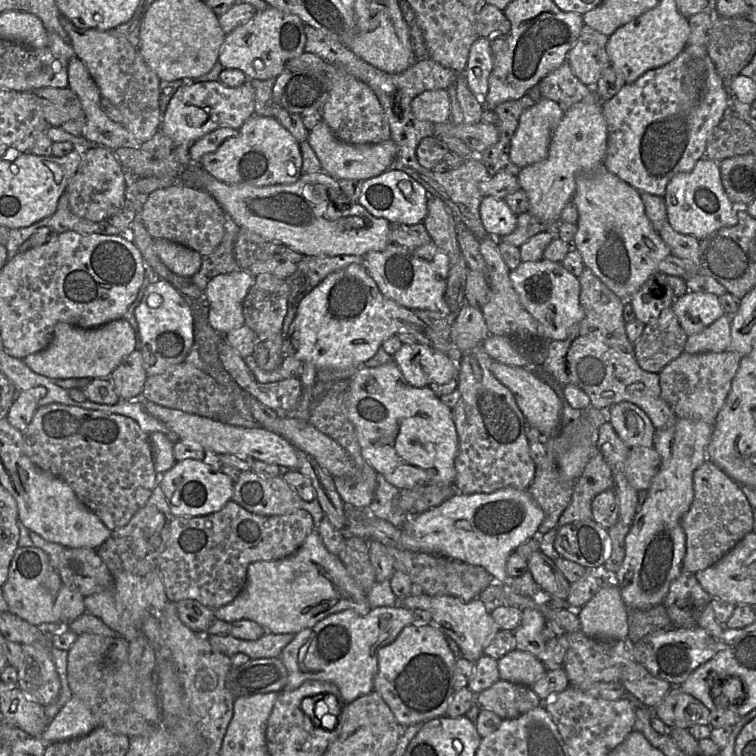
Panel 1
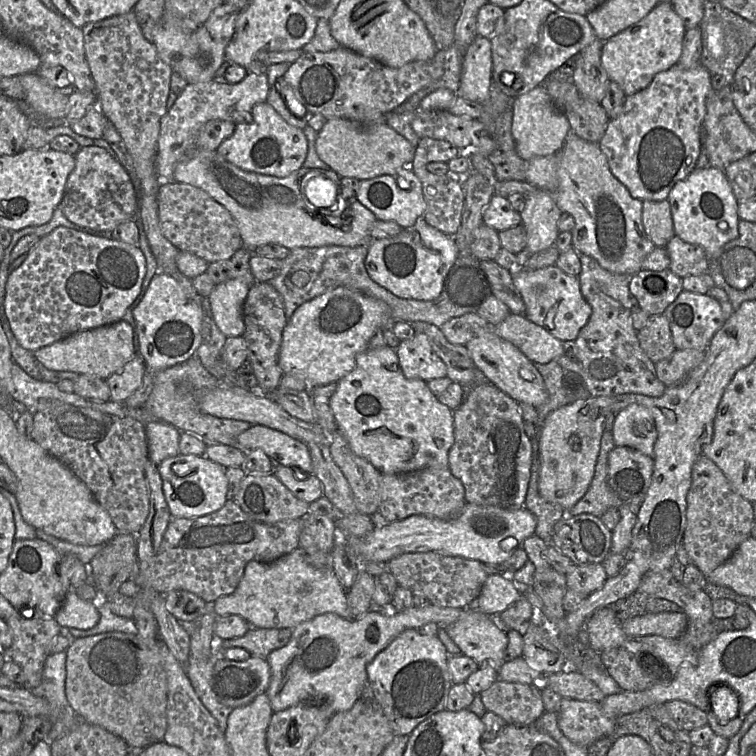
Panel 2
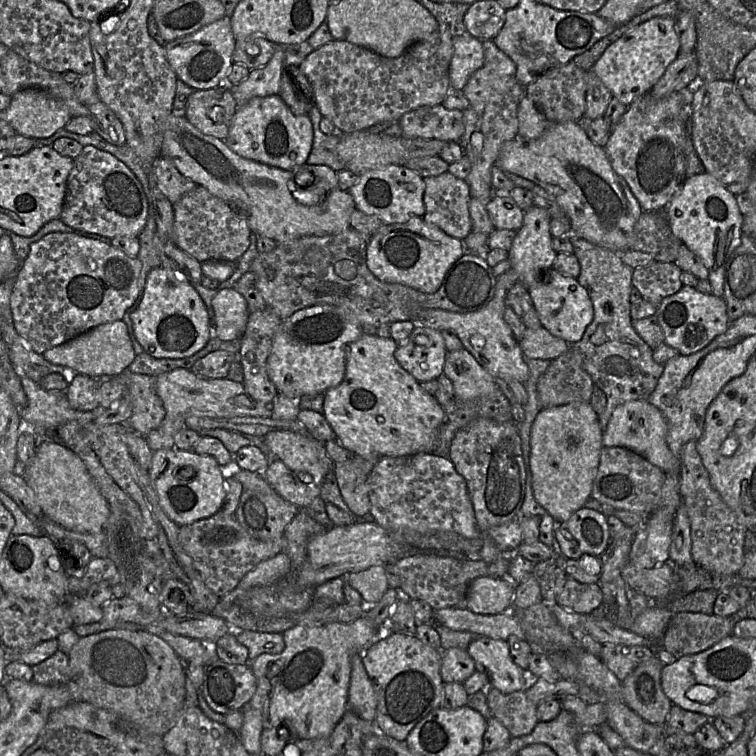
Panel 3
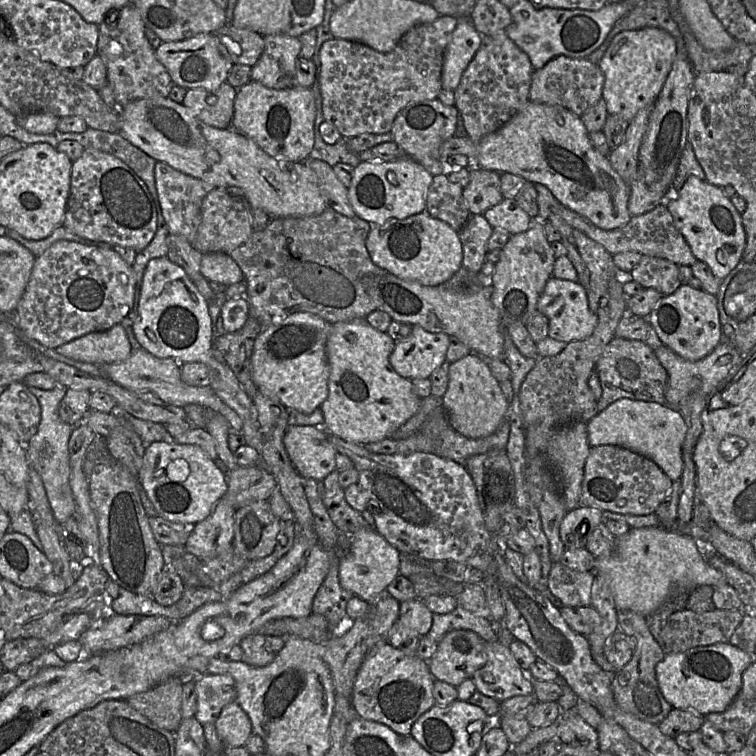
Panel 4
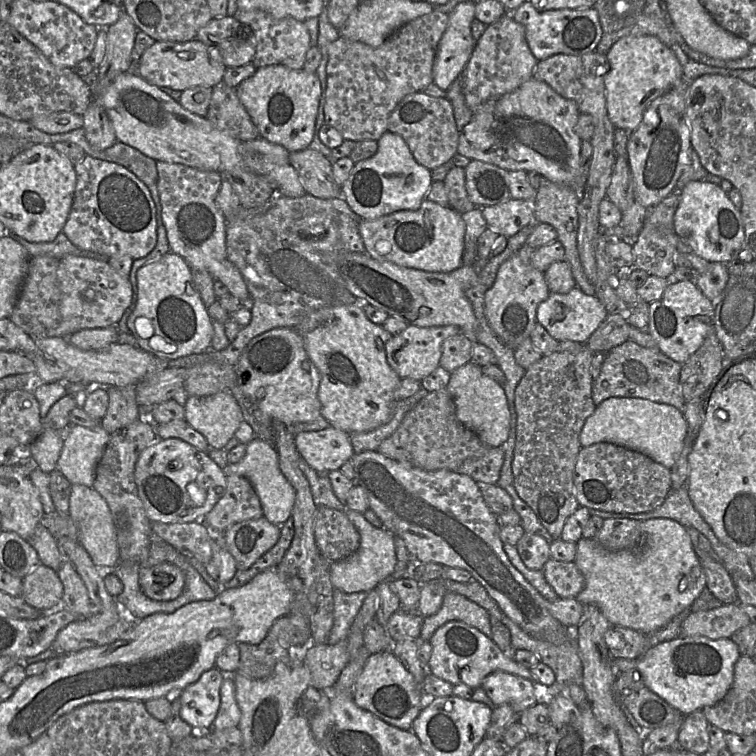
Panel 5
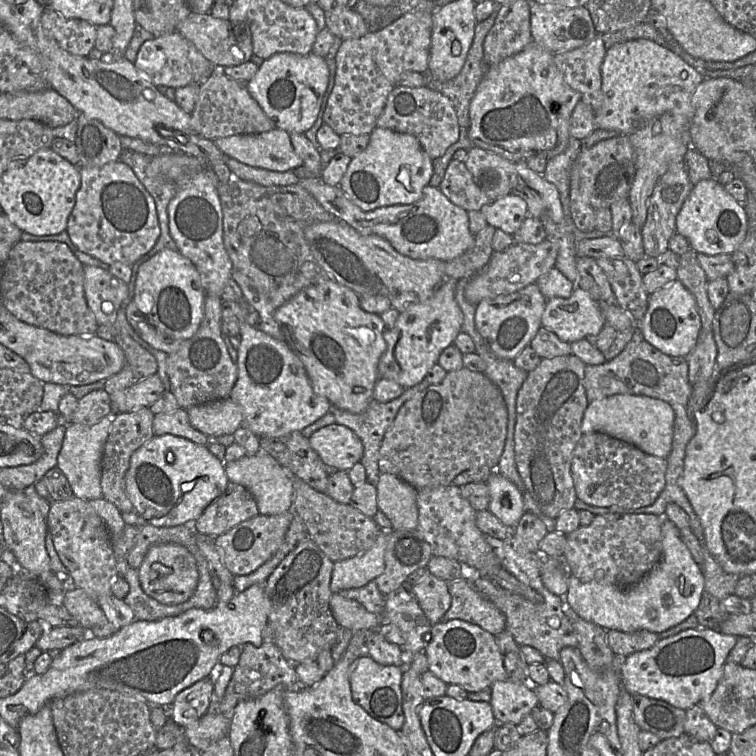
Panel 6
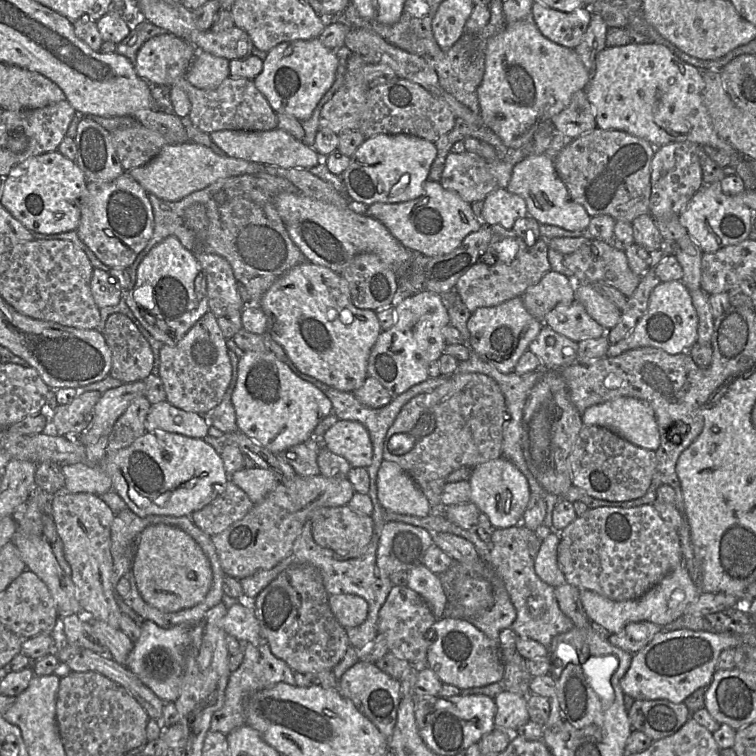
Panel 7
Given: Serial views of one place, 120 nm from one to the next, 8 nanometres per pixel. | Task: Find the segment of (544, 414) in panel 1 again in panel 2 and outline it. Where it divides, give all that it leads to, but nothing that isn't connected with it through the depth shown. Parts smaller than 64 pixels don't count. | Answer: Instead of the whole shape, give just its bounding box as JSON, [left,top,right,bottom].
[465,324,549,408]

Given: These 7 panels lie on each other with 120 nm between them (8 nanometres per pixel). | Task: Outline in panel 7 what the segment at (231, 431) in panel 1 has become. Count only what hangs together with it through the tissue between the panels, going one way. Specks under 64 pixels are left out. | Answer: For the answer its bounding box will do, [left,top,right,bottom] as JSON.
[322,420,373,468]

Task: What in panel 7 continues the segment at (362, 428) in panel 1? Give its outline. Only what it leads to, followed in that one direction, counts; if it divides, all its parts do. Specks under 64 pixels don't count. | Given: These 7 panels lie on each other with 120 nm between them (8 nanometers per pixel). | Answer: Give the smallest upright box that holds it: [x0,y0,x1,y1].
[260,261,382,392]

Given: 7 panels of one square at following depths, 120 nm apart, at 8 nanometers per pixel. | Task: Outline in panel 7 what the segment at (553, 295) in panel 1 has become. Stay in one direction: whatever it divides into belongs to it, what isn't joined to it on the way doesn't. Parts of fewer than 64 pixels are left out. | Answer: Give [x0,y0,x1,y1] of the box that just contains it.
[543,300,608,343]

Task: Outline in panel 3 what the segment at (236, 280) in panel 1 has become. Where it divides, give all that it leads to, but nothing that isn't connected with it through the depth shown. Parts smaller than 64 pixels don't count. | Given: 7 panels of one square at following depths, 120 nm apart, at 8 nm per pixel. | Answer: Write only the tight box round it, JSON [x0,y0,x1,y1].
[212,289,250,341]

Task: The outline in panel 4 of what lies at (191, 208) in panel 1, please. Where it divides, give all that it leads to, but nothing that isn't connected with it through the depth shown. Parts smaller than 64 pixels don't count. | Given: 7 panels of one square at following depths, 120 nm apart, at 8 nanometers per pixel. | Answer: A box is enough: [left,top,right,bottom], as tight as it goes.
[191,188,253,254]

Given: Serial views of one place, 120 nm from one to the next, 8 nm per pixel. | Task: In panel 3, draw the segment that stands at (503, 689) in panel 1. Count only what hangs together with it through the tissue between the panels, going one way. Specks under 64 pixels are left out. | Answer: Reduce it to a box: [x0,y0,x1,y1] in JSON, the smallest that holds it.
[486,688,538,737]

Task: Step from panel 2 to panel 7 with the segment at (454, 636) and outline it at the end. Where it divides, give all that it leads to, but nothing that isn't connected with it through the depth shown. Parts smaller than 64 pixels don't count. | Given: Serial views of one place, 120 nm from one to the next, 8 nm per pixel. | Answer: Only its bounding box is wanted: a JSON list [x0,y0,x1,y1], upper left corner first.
[494,689,529,732]

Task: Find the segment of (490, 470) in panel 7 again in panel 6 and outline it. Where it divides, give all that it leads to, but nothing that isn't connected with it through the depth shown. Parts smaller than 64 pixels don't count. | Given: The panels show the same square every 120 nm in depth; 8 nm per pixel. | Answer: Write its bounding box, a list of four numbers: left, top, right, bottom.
[487,470,525,526]

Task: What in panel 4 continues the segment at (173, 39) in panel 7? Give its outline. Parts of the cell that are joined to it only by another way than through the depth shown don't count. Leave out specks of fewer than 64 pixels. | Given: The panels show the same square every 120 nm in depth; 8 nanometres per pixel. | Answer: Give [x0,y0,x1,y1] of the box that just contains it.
[155,33,234,89]

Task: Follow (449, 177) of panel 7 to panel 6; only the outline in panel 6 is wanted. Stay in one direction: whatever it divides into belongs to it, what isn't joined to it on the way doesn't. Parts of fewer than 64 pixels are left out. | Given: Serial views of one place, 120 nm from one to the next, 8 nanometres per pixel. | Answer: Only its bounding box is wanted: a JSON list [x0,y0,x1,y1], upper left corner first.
[440,158,493,211]

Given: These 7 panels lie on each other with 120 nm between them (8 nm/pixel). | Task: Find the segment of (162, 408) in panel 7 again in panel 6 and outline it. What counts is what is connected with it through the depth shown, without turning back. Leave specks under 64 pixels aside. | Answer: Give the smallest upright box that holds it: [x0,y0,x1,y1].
[153,408,210,445]

